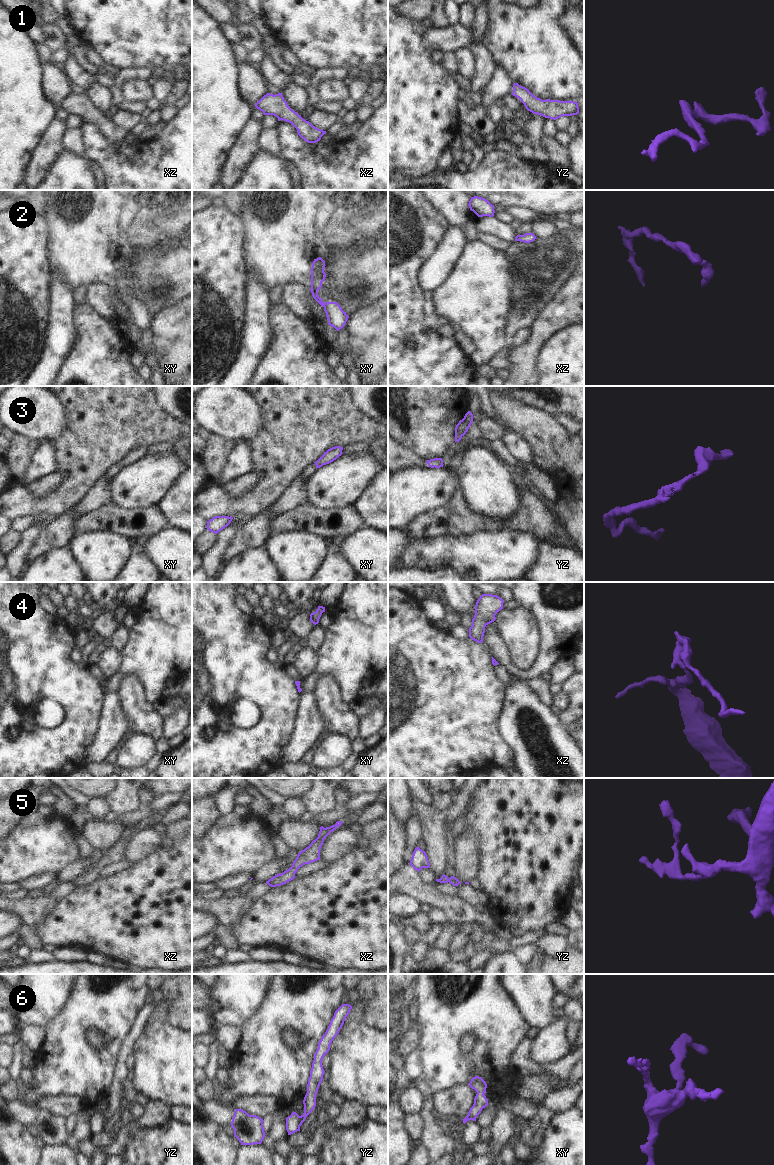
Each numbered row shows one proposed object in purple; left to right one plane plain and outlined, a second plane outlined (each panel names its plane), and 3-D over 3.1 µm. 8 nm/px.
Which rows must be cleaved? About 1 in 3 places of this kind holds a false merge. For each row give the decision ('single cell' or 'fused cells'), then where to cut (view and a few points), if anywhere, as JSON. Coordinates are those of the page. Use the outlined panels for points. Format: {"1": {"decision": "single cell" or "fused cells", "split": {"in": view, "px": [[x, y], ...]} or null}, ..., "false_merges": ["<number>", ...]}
{"1": {"decision": "single cell", "split": null}, "2": {"decision": "single cell", "split": null}, "3": {"decision": "single cell", "split": null}, "4": {"decision": "single cell", "split": null}, "5": {"decision": "single cell", "split": null}, "6": {"decision": "single cell", "split": null}, "false_merges": []}

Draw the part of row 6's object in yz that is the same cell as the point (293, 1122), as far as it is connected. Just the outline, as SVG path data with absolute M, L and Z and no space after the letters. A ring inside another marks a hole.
M342 1004L334 1013L330 1024L318 1043L318 1048L314 1054L314 1060L312 1063L312 1068L310 1070L310 1077L307 1084L307 1093L304 1097L304 1113L299 1116L296 1112L292 1112L290 1116L286 1118L286 1130L288 1135L291 1135L297 1131L300 1131L300 1126L305 1121L306 1117L314 1110L316 1106L316 1095L319 1086L323 1080L323 1075L325 1073L322 1066L323 1057L329 1052L330 1045L334 1038L339 1033L342 1028L344 1021L352 1006L349 1004Z

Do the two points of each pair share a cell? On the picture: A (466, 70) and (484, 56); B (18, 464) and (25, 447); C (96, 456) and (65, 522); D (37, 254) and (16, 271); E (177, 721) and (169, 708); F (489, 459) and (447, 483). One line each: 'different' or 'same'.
A: different
B: same
C: different
D: same
E: different
F: different

